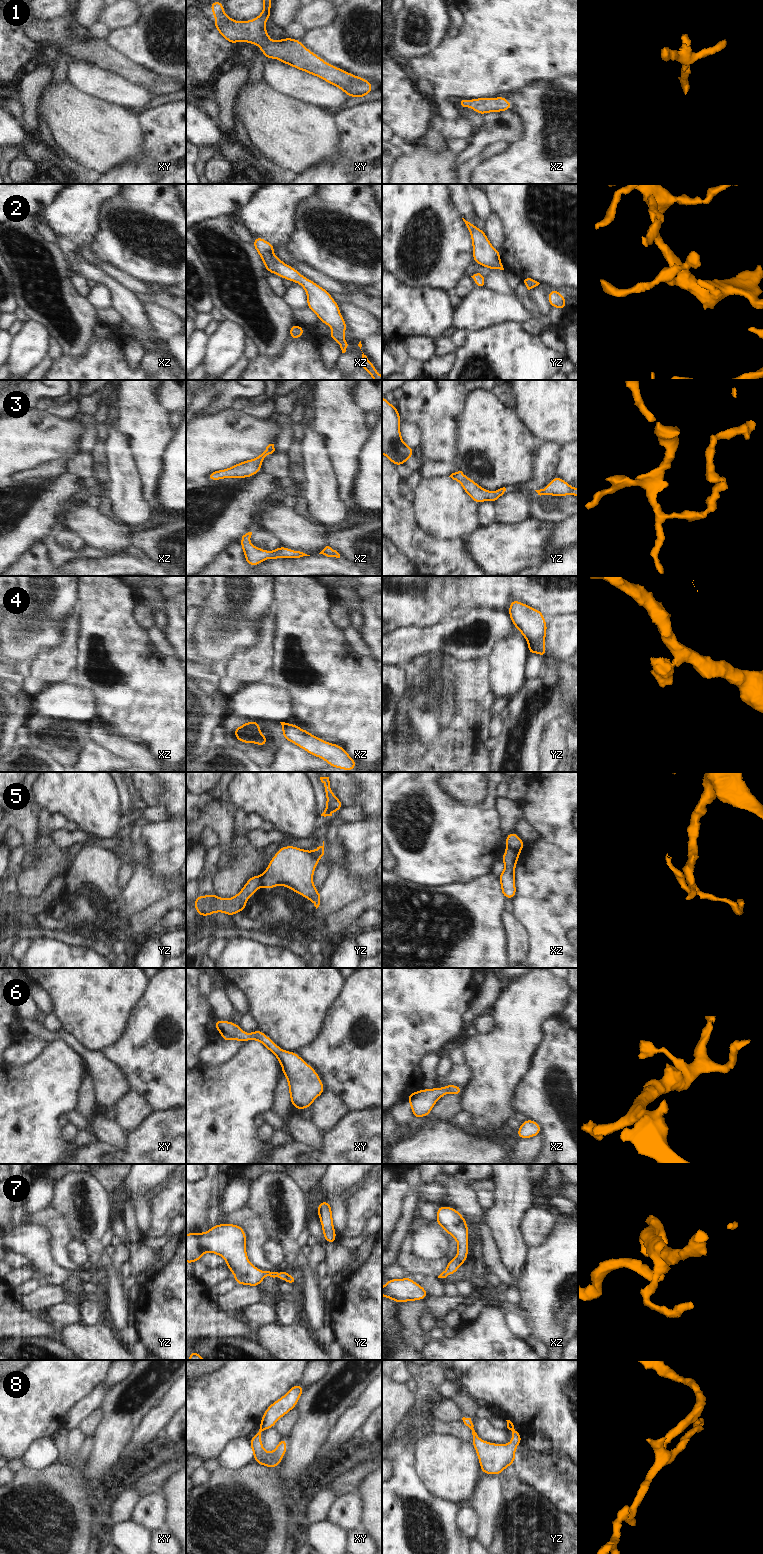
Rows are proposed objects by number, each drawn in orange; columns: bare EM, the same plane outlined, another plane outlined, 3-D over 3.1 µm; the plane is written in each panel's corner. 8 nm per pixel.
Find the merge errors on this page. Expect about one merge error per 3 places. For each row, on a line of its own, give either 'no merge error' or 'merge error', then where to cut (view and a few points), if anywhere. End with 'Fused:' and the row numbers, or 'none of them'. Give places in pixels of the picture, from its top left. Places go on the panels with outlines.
1: no merge error; no cut
2: no merge error; no cut
3: no merge error; no cut
4: merge error; cut in yz along (528, 644), (534, 644), (540, 653)
5: merge error; cut in xz along (506, 847), (519, 852)
6: no merge error; no cut
7: no merge error; no cut
8: merge error; cut in xy along (259, 1429), (261, 1431)
Fused: 4, 5, 8

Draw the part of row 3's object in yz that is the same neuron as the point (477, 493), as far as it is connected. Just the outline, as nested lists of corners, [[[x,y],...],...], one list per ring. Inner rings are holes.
[[[462,471],[452,473],[449,477],[453,480],[460,482],[465,493],[467,493],[476,504],[480,504],[482,501],[496,501],[504,494],[506,488],[500,488],[496,491],[487,491],[479,486],[472,479],[467,477]]]

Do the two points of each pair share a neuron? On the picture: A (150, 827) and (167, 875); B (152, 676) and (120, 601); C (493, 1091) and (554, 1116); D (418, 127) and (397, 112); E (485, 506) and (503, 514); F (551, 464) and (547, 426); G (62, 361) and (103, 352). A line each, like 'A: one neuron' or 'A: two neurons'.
A: one neuron
B: one neuron
C: two neurons
D: one neuron
E: two neurons
F: two neurons
G: one neuron

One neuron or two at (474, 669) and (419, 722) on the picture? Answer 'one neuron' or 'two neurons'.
one neuron

